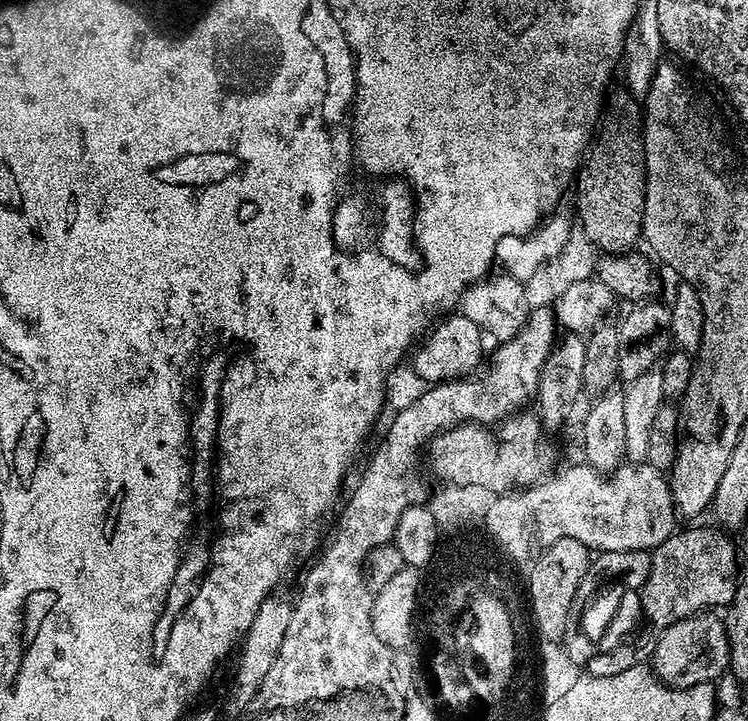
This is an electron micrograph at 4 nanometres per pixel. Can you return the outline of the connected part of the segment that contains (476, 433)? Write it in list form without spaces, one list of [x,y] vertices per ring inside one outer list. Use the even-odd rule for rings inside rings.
[[[521,410],[495,426],[456,424],[428,441],[428,468],[439,483],[486,486],[486,490],[505,493],[537,484],[553,471],[556,456],[543,436],[539,415]]]

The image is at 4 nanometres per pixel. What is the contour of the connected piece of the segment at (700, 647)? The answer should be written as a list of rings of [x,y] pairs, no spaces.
[[[705,610],[672,623],[659,633],[650,666],[657,677],[669,687],[693,688],[712,684],[723,677],[731,667],[732,649],[727,623],[717,613]]]

